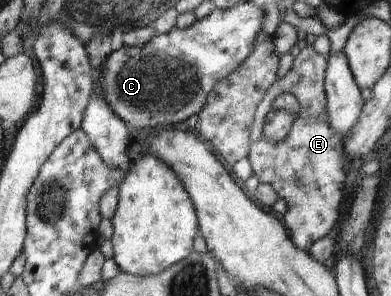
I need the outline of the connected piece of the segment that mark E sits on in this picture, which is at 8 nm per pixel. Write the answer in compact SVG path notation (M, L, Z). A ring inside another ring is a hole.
M306 46L300 50L300 54L294 60L293 68L275 84L272 84L271 89L264 96L262 103L255 113L255 121L252 124L251 131L251 151L248 154L253 175L258 178L260 183L268 183L278 195L278 199L284 200L288 204L288 212L282 216L282 222L285 228L291 232L292 244L295 244L304 250L308 251L312 244L324 239L326 234L334 228L340 206L342 206L342 198L345 198L342 188L344 188L344 178L346 178L346 170L350 170L350 164L346 160L344 154L343 140L340 134L328 124L327 113L327 92L326 92L326 73L327 73L328 56L323 56L316 53L315 50ZM289 93L296 96L296 100L300 104L299 116L294 120L290 132L286 134L286 138L280 144L270 144L268 140L264 140L262 136L262 126L264 125L264 116L268 114L272 102L280 96L280 94Z

